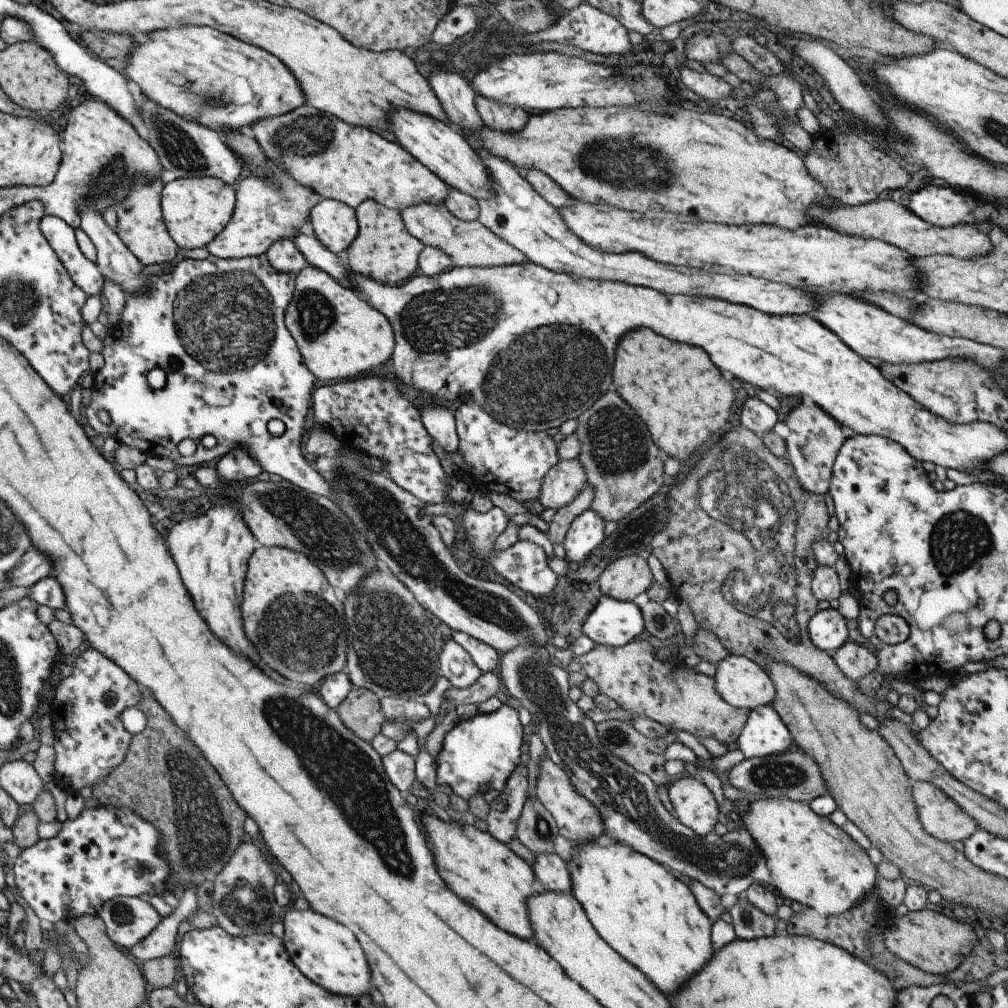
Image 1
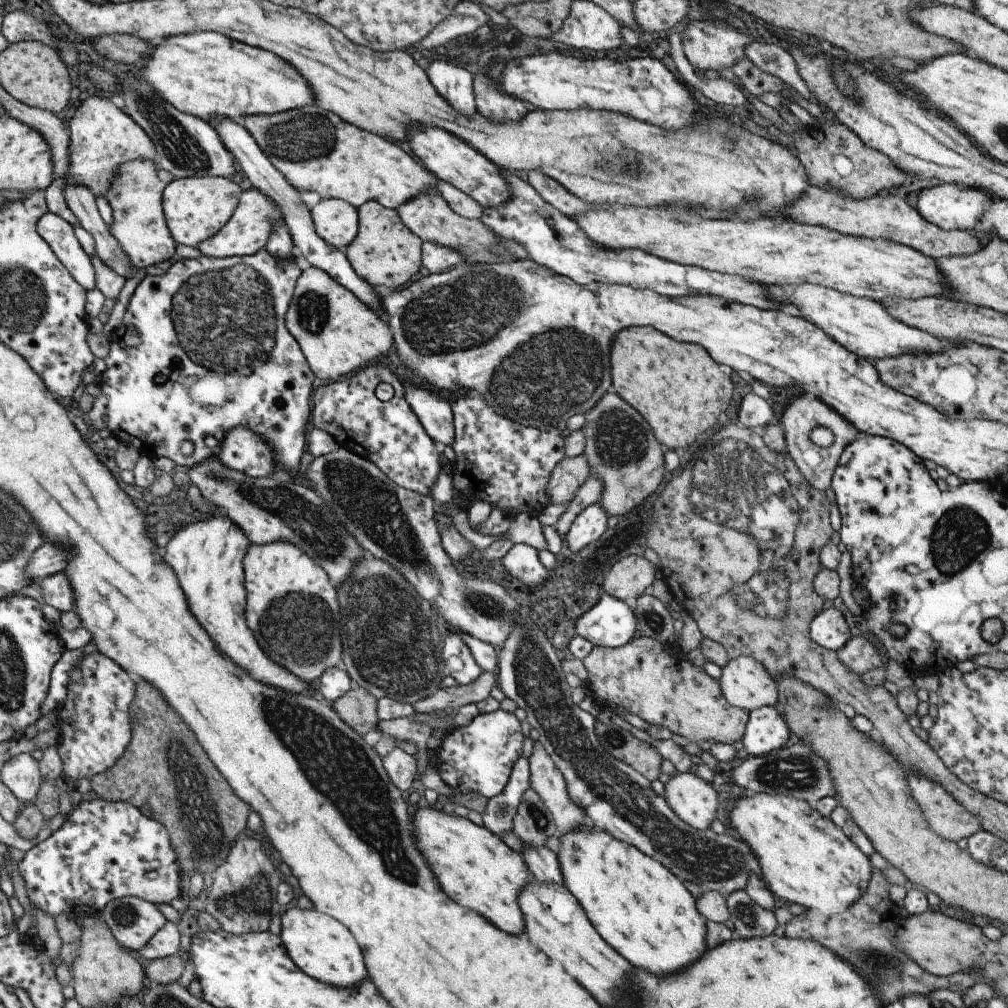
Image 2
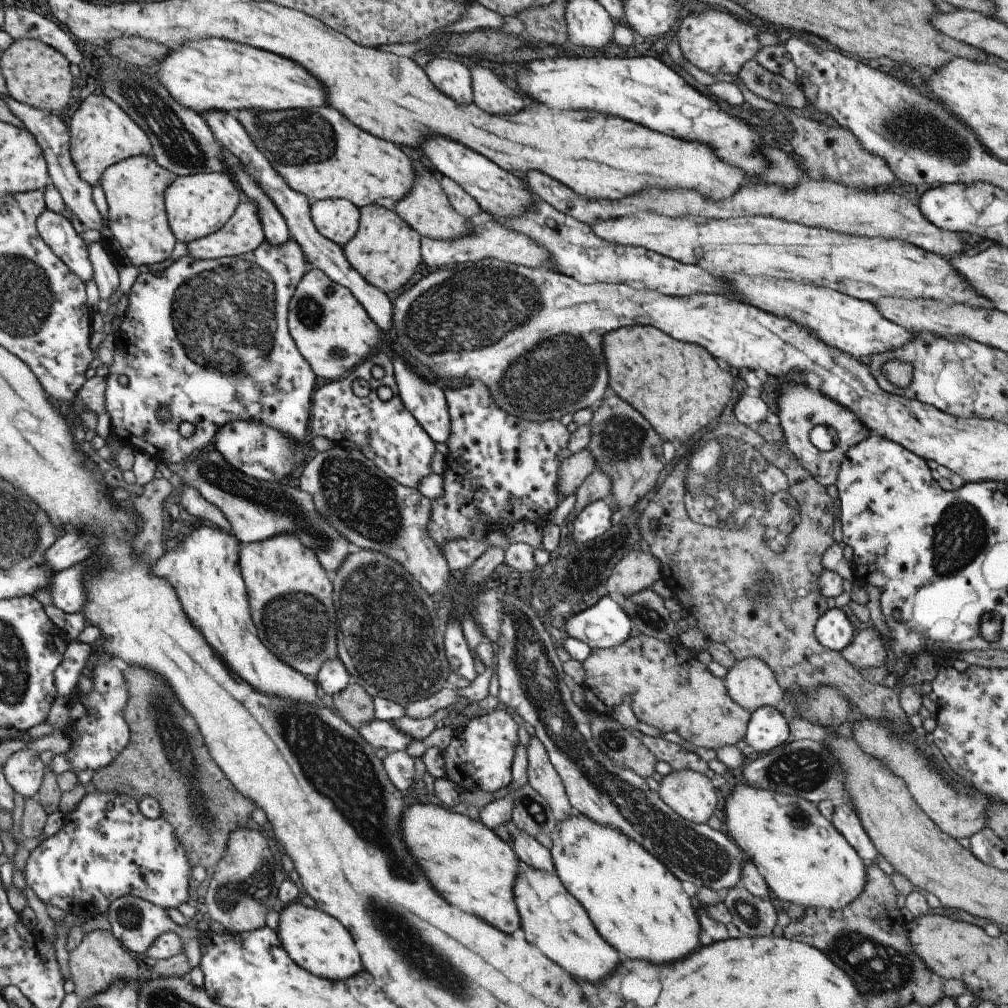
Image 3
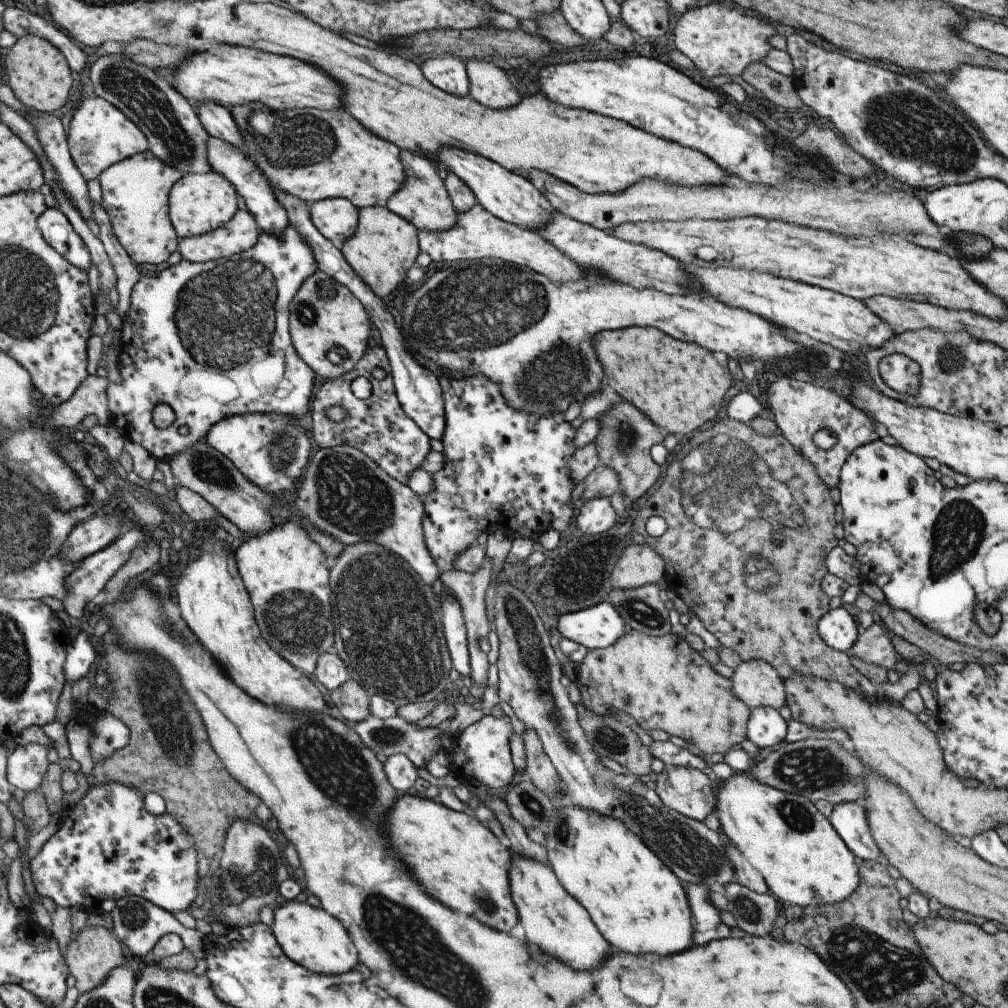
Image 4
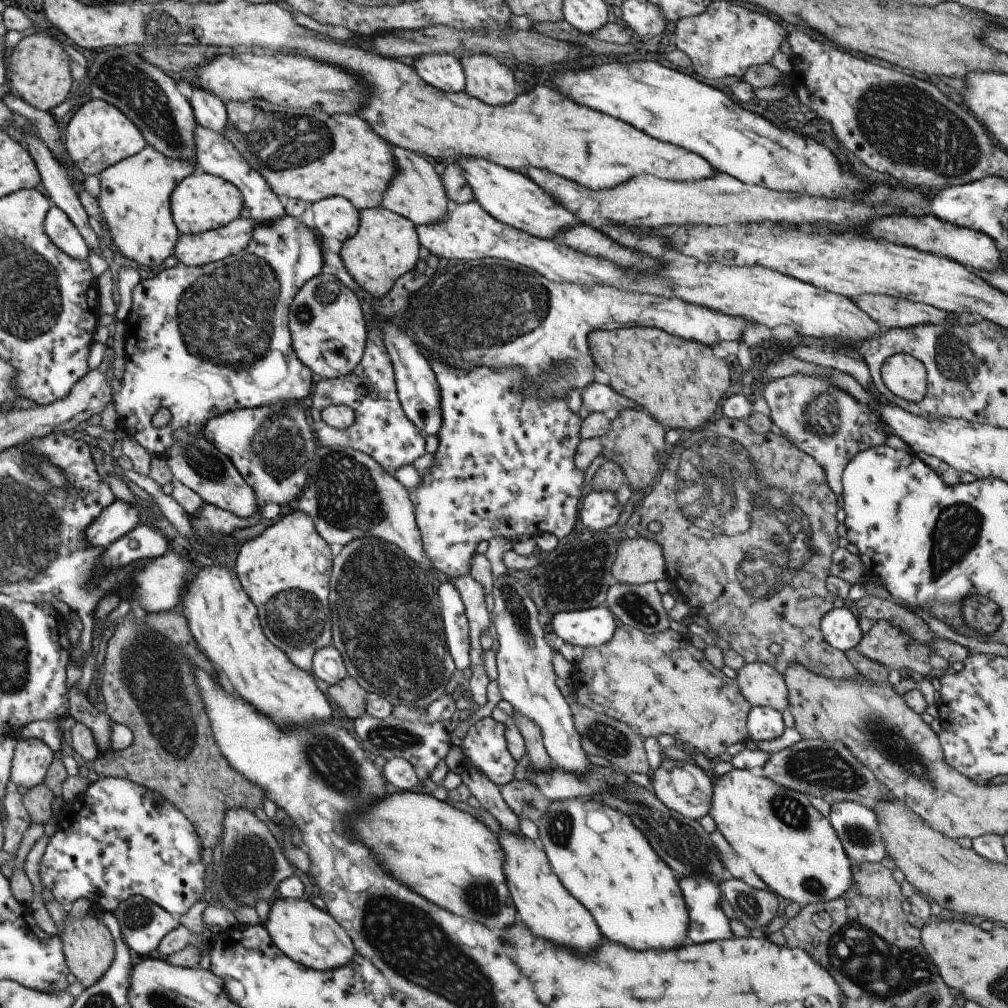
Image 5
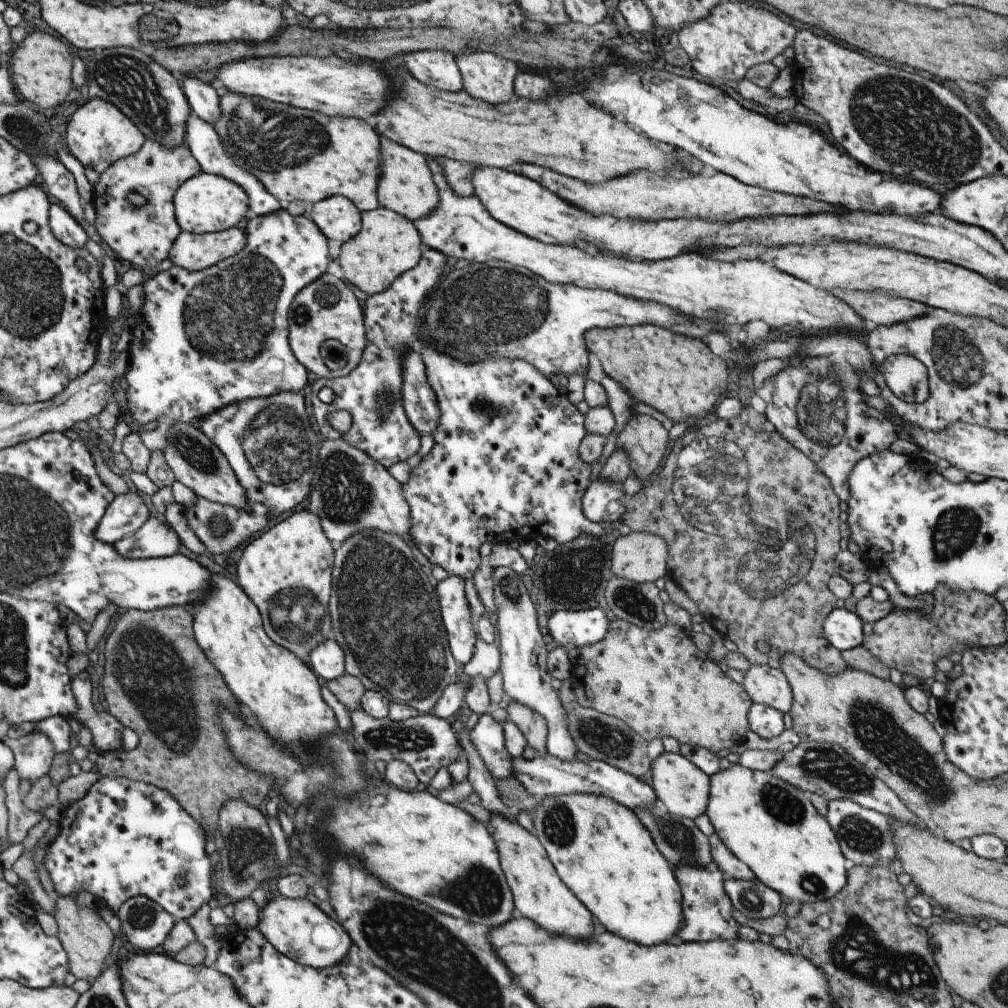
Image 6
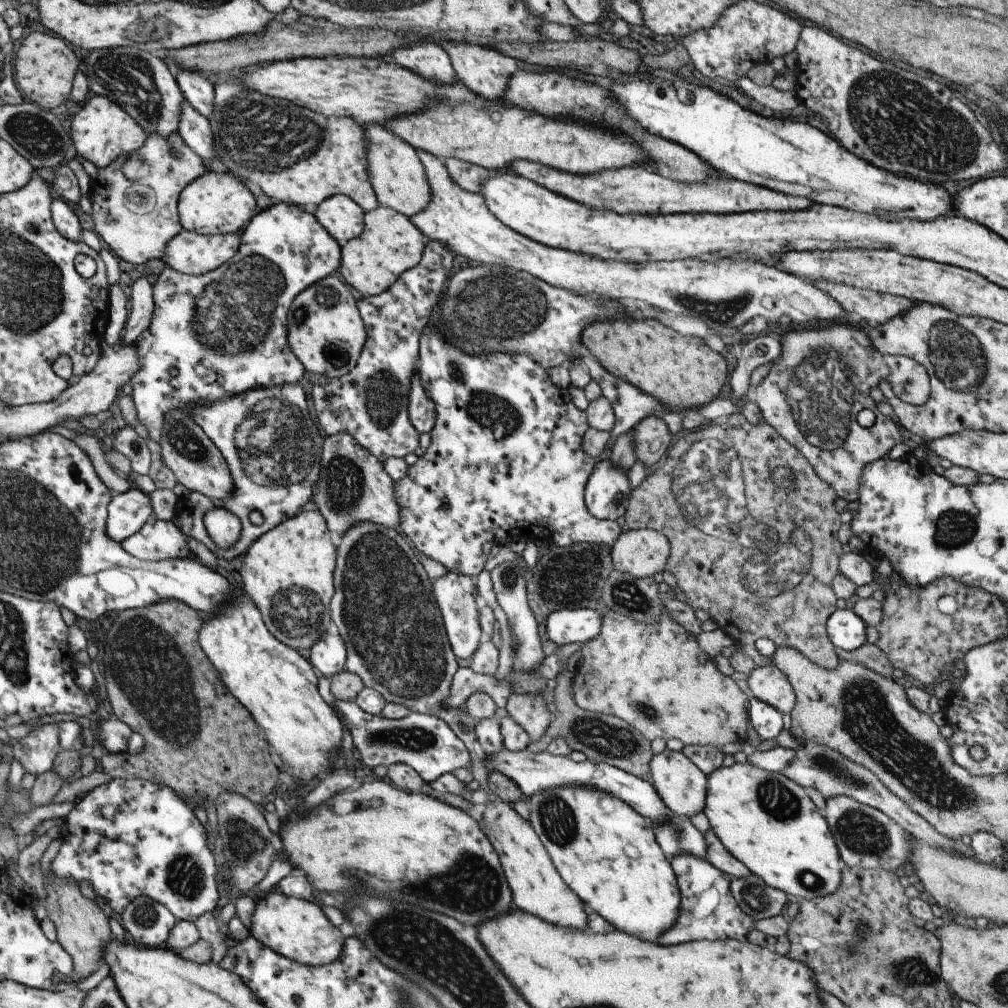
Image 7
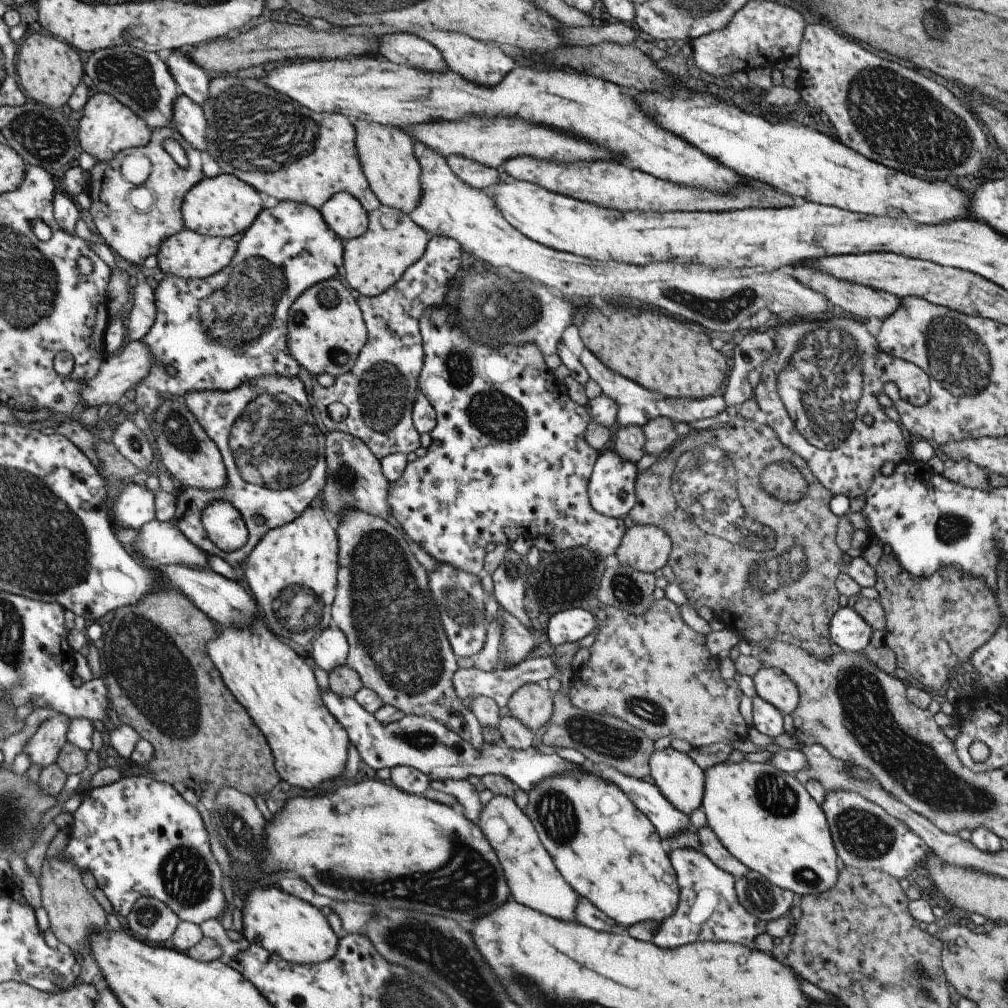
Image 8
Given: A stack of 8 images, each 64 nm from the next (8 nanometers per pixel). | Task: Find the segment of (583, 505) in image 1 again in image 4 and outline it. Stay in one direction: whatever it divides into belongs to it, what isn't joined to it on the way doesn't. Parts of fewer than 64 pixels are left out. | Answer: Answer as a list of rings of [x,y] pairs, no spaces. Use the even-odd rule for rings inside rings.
[[[602,462],[596,465],[584,482],[585,489],[579,505],[594,497],[610,497],[621,488],[619,474]]]

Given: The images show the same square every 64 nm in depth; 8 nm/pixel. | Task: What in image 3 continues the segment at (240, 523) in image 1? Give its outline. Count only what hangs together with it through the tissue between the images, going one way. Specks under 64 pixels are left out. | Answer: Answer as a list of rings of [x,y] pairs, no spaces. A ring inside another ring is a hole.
[[[196,524],[195,528],[190,530],[185,537],[184,542],[179,542],[178,548],[168,552],[164,558],[160,558],[154,564],[154,570],[150,570],[154,576],[166,578],[168,582],[172,582],[172,586],[176,586],[176,594],[182,602],[182,610],[186,614],[186,618],[194,624],[194,628],[200,630],[200,634],[206,638],[206,642],[222,656],[222,660],[242,678],[246,680],[254,690],[258,690],[260,694],[268,694],[268,696],[278,696],[284,700],[292,700],[292,702],[306,702],[306,704],[321,704],[316,695],[316,684],[310,679],[294,670],[289,664],[282,662],[277,656],[274,656],[264,646],[261,638],[258,638],[257,628],[254,626],[251,617],[251,606],[249,603],[248,591],[241,575],[238,562],[238,553],[241,542],[227,533],[223,529],[212,529],[201,524]]]

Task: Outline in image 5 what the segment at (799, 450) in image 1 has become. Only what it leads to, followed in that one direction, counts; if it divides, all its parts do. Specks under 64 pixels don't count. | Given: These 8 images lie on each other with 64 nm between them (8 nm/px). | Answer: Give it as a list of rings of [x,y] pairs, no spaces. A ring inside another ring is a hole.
[[[796,373],[795,375],[775,378],[765,383],[761,395],[765,398],[768,408],[770,408],[769,417],[772,419],[773,424],[777,426],[777,431],[782,432],[802,452],[815,458],[815,461],[824,469],[827,483],[837,497],[843,496],[843,472],[849,462],[859,452],[885,445],[888,437],[892,435],[886,433],[885,424],[877,411],[857,401],[844,389],[832,388],[826,382],[826,379],[819,376]],[[820,394],[830,394],[832,400],[836,400],[840,404],[840,422],[842,424],[840,424],[840,430],[832,438],[820,438],[812,434],[807,429],[808,426],[803,415],[807,406]]]

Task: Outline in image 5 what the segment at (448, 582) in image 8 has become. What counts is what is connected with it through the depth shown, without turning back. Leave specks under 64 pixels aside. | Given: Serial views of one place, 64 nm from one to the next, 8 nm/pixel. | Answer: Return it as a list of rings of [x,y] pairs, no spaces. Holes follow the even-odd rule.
[[[453,582],[438,584],[436,591],[441,602],[442,624],[444,625],[447,645],[455,662],[455,668],[465,670],[470,666],[471,642],[469,620],[465,613],[460,591]]]

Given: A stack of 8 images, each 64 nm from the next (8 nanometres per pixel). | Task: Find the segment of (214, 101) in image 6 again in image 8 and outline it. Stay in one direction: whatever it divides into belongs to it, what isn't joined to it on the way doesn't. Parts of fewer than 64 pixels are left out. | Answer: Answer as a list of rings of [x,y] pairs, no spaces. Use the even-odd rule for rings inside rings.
[[[178,50],[171,51],[165,63],[176,81],[178,91],[201,106],[209,93],[208,72],[188,55]]]

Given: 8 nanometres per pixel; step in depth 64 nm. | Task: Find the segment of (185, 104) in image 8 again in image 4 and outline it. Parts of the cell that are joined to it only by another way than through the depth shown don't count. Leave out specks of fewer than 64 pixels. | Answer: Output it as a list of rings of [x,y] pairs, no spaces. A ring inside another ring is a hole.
[[[208,137],[205,143],[207,161],[211,170],[224,175],[224,178],[227,178],[236,187],[242,206],[254,217],[259,230],[270,234],[281,233],[289,224],[287,210],[282,206],[282,203],[279,203],[269,180],[261,173],[253,160],[245,157],[240,149],[228,141]]]

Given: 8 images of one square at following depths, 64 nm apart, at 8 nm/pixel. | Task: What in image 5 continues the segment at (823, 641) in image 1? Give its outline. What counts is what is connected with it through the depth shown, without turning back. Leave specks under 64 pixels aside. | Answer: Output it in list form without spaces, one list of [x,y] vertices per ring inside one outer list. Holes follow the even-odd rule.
[[[845,607],[826,613],[821,620],[821,631],[826,642],[842,652],[858,646],[863,637],[859,618]]]

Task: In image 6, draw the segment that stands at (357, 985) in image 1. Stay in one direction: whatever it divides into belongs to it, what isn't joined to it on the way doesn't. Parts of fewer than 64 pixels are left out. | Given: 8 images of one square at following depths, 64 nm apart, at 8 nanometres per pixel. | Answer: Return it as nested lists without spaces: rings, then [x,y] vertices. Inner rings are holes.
[[[277,892],[271,893],[267,903],[259,909],[256,927],[279,953],[299,965],[326,968],[338,964],[350,951],[350,935],[338,921],[326,915],[318,905],[308,899],[293,899]]]

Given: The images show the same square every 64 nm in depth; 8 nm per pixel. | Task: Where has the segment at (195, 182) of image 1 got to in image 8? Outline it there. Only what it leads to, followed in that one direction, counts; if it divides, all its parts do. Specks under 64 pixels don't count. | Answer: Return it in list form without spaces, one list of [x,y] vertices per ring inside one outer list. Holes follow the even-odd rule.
[[[230,174],[204,177],[185,194],[181,206],[186,229],[220,238],[238,238],[250,228],[262,210],[258,191]]]

